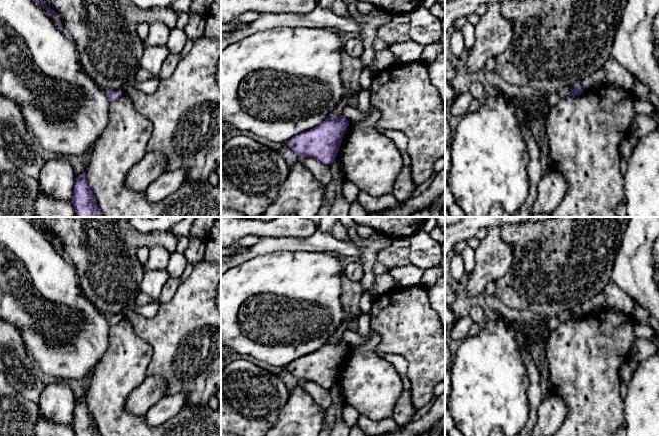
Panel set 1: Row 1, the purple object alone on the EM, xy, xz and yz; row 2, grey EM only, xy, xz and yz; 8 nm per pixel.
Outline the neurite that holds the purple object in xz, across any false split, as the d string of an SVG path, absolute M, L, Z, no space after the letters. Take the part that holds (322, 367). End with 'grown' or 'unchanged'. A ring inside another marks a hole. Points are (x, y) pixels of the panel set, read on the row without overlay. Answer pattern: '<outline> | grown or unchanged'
M344 340L327 343L315 352L301 356L286 369L301 382L314 382L330 389L336 383L349 345Z | unchanged

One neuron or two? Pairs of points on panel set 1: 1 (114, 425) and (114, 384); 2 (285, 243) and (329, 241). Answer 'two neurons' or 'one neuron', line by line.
1: one neuron
2: one neuron

